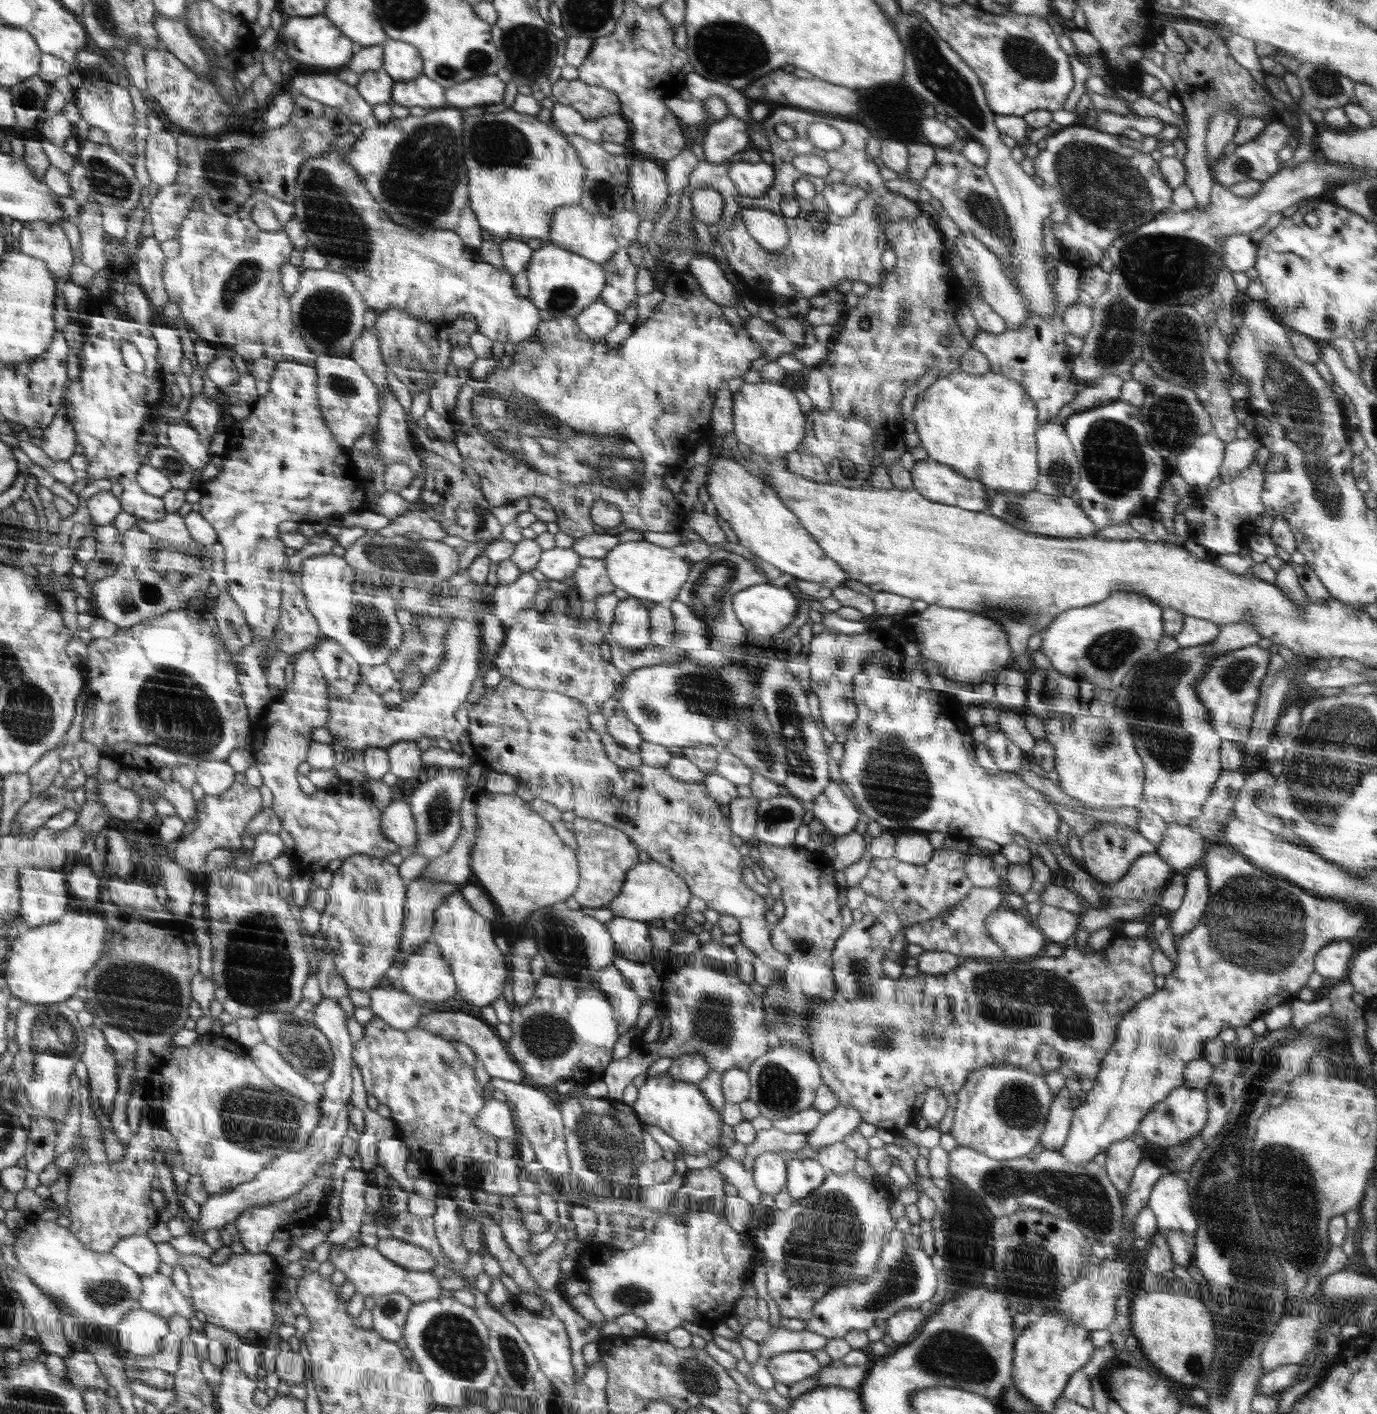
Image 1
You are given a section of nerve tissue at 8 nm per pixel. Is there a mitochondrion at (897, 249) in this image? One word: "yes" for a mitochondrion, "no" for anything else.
no

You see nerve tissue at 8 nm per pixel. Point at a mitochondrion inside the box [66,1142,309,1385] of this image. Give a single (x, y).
(110, 1293)

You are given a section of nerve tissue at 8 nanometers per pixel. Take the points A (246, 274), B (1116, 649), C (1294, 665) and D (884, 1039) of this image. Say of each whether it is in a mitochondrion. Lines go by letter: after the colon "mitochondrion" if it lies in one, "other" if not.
A: mitochondrion
B: mitochondrion
C: other
D: mitochondrion

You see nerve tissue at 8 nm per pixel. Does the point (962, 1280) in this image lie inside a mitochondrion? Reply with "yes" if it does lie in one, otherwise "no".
no

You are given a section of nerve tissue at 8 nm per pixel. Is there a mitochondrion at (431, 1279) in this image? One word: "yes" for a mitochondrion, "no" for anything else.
no

